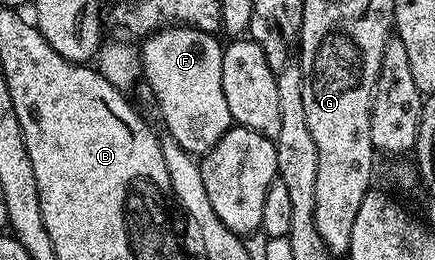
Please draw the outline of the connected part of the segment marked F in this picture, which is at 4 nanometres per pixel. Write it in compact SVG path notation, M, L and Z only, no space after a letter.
M170 26L149 34L139 49L142 78L156 97L161 120L168 122L167 137L193 156L210 153L234 124L226 96L222 96L224 46L220 40L191 26Z

